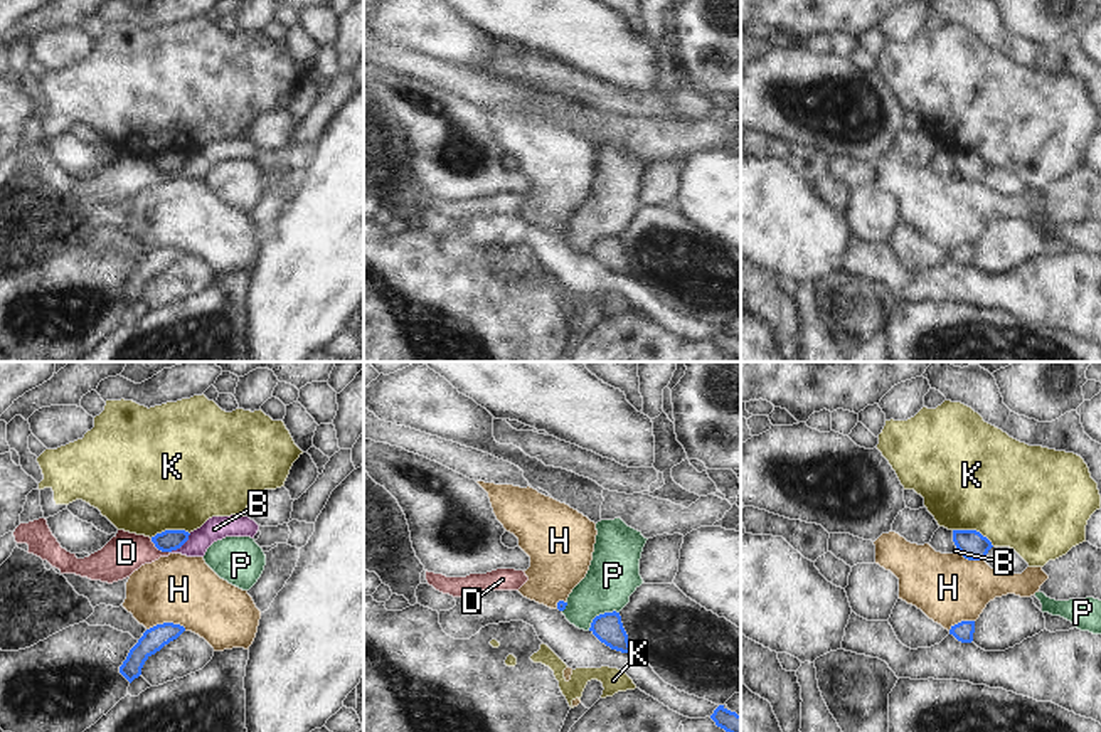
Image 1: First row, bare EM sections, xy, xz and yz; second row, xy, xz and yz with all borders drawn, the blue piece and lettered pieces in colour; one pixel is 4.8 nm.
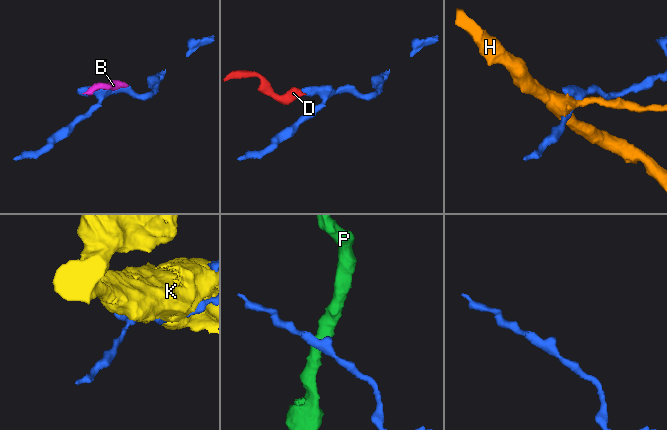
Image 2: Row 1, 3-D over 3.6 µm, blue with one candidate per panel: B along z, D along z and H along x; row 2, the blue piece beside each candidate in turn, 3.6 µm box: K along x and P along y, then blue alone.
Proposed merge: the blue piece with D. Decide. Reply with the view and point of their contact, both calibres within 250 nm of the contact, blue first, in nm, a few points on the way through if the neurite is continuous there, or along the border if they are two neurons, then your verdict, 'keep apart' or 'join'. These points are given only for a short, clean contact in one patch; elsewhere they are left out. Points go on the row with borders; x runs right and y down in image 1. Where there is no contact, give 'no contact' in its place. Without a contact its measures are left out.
xy (159, 549) | 100/190 nm | along xy (150, 539), (159, 549), (169, 552) | keep apart

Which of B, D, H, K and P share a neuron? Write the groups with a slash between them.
B D / H / K / P

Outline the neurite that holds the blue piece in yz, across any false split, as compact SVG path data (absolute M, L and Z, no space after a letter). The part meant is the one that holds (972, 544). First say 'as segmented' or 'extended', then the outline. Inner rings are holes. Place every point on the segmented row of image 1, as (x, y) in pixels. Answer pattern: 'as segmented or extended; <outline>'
as segmented; M953 530L956 550L968 560L985 560L992 542L976 530Z

